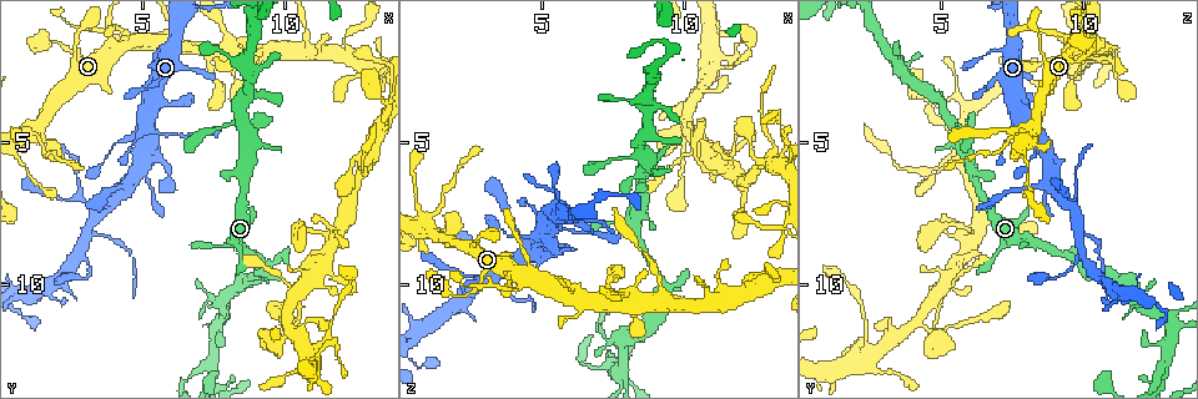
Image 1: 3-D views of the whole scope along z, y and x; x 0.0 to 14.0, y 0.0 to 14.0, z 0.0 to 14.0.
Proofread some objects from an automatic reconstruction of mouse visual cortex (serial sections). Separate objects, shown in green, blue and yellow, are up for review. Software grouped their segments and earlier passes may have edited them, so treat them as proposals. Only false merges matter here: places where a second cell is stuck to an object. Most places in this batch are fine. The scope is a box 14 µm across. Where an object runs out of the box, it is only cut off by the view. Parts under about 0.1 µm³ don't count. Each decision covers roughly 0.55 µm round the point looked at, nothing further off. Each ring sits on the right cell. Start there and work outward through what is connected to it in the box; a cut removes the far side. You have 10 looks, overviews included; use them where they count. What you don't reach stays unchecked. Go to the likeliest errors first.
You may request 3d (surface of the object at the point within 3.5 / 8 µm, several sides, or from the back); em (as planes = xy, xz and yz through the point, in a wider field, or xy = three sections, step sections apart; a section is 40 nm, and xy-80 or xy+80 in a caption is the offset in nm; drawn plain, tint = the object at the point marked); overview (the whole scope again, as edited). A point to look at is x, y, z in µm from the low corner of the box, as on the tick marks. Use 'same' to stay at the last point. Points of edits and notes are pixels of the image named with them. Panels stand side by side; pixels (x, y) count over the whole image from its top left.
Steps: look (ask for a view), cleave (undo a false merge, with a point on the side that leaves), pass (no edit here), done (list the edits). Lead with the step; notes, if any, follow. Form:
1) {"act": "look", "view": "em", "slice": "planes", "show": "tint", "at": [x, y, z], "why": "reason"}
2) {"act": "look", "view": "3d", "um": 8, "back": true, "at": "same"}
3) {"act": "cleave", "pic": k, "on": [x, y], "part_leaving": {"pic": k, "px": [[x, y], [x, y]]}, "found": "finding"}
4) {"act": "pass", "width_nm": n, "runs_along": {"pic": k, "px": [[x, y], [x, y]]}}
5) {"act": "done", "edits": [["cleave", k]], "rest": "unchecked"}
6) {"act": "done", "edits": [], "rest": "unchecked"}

{"act": "look", "view": "em", "slice": "planes", "show": "tint", "at": [9.3, 9.5, 10.2]}

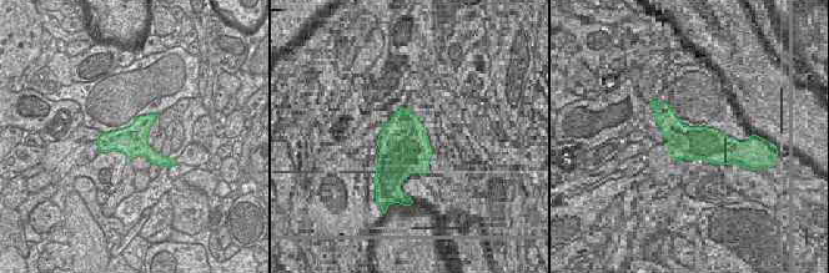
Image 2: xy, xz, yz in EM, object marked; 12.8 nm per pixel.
{"act": "look", "view": "3d", "um": 3.5, "at": "same", "why": "wider look"}

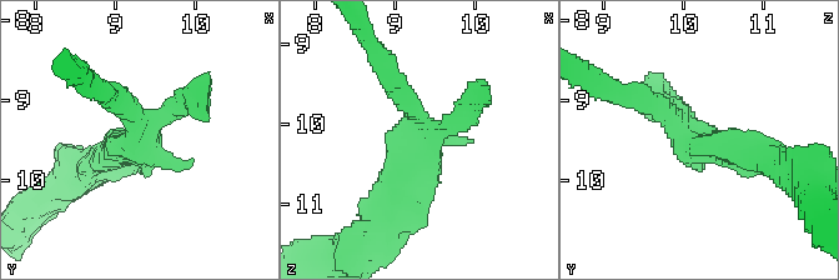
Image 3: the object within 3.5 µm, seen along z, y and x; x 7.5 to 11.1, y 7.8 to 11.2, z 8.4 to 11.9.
{"act": "pass", "runs_along": {"pic": 3, "px": [[639, 95], [691, 145], [764, 158]]}, "found": "continuous, no second cell"}

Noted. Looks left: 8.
{"act": "look", "view": "3d", "um": 3.5, "at": [2.7, 7.0, 9.8], "why": "sudden change in width"}

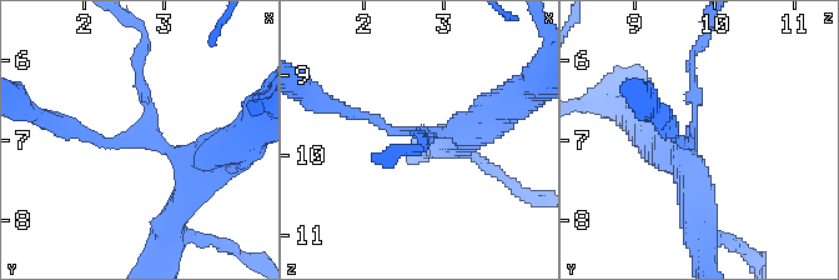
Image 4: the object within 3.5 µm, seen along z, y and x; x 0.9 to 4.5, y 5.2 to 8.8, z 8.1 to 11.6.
{"act": "look", "view": "em", "slice": "xy", "step": 2, "show": "tint", "at": [2.75, 7.00, 9.70]}

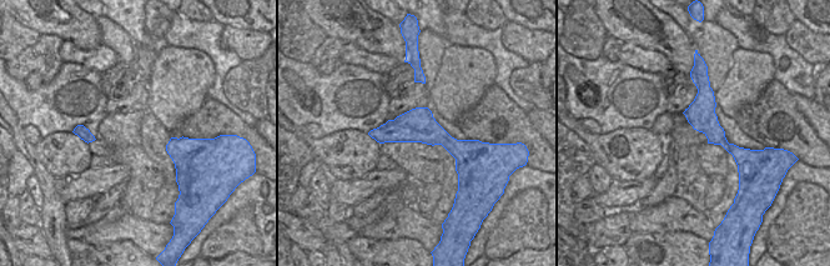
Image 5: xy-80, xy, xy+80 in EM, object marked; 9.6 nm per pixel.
{"act": "look", "view": "em", "slice": "xy", "step": 1, "show": "tint", "at": "same"}

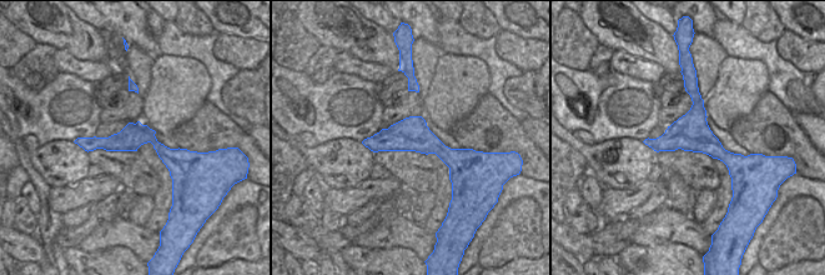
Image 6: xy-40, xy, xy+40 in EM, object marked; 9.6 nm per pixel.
{"act": "pass", "runs_along": {"pic": 4, "px": [[214, 154], [64, 126]]}, "found": "one cell here"}

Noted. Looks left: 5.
{"act": "look", "view": "3d", "um": 3.5, "at": [4.2, 1.7, 9.7], "why": "narrows sharply"}

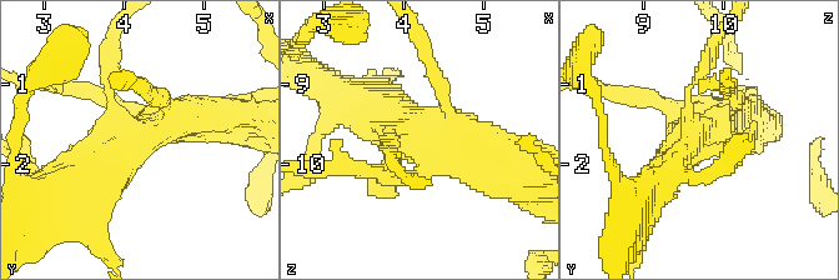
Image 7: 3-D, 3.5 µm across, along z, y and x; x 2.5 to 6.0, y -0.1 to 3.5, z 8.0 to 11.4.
{"act": "look", "view": "em", "slice": "xy", "step": 5, "show": "plain", "at": [4.20, 1.65, 9.70], "why": "need the tissue"}

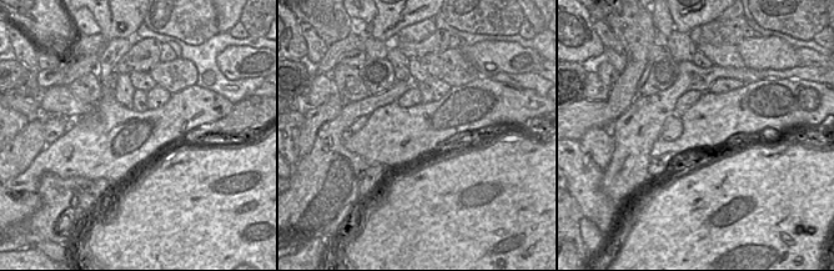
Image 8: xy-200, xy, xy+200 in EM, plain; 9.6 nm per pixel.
{"act": "look", "view": "em", "slice": "xy", "step": 5, "show": "tint", "at": "same", "why": "with the object marked"}

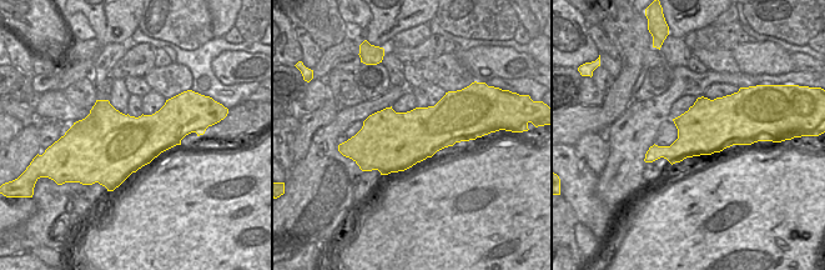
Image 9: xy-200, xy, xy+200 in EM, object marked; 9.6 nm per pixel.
{"act": "pass", "width_nm": 600, "runs_along": {"pic": 7, "px": [[357, 101], [446, 159], [500, 165]]}, "found": "all the same cell"}

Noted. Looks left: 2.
{"act": "done", "edits": [], "rest": "unchecked"}

